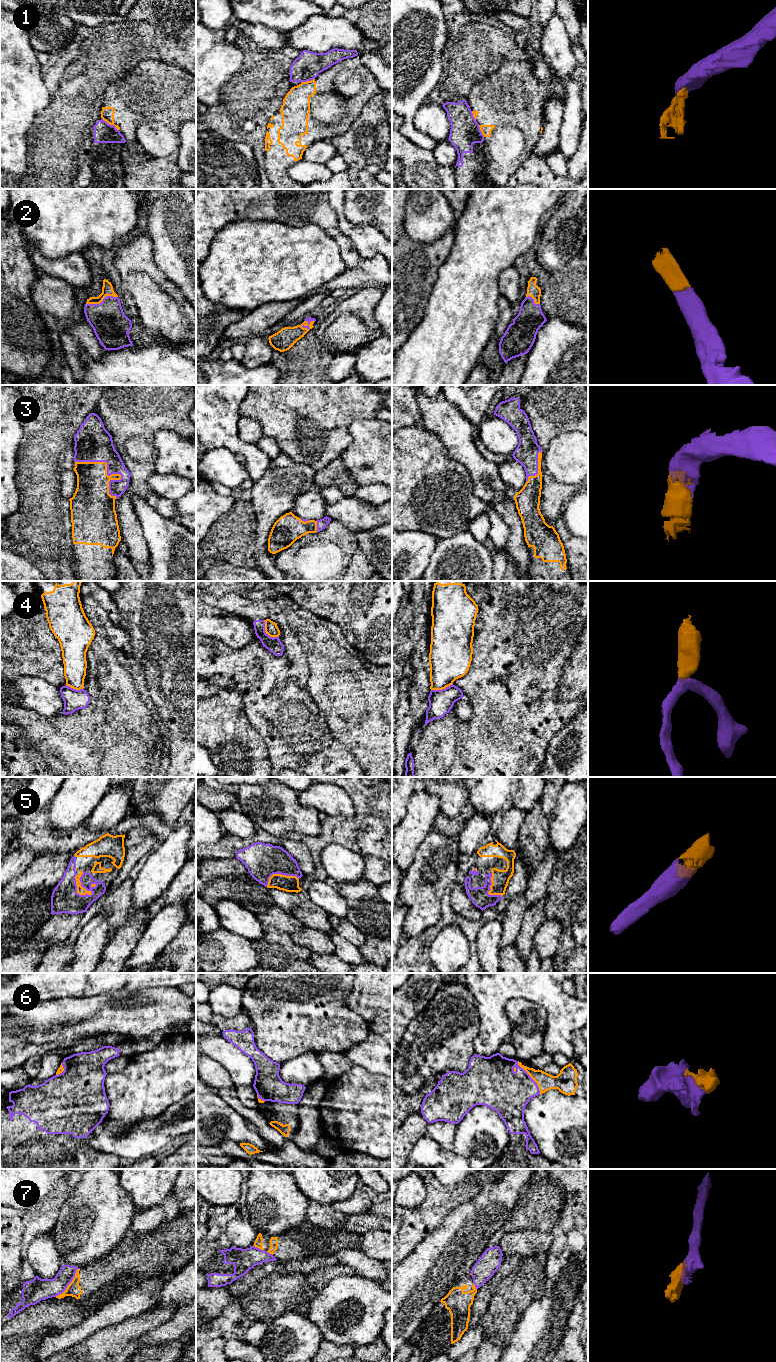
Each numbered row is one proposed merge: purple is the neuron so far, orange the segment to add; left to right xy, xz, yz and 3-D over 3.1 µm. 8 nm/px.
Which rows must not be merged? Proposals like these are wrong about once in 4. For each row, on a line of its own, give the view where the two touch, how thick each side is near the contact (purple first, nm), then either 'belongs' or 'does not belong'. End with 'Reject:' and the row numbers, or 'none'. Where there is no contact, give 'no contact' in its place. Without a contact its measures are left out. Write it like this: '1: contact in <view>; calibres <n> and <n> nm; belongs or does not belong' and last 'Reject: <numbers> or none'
1: contact in xy; calibres 160 and 110 nm; does not belong
2: contact in xy; calibres 280 and 100 nm; belongs
3: contact in xy; calibres 240 and 300 nm; belongs
4: contact in xz; calibres 120 and 110 nm; does not belong
5: contact in xy; calibres 220 and 60 nm; belongs
6: contact in yz; calibres 360 and 140 nm; belongs
7: contact in xy; calibres 180 and 110 nm; does not belong
Reject: 1, 4, 7

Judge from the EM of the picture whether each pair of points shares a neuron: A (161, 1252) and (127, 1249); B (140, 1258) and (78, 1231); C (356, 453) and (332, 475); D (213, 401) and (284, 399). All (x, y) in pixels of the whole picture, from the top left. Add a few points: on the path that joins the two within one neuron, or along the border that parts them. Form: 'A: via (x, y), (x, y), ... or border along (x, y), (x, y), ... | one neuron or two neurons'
A: via (153, 1252), (135, 1252) | one neuron
B: border along (129, 1230), (105, 1258), (97, 1261) | two neurons
C: border along (340, 456), (350, 475), (358, 483) | two neurons
D: border along (246, 395), (240, 405), (240, 415) | two neurons

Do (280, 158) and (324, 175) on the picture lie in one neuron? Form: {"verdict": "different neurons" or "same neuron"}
{"verdict": "different neurons"}

